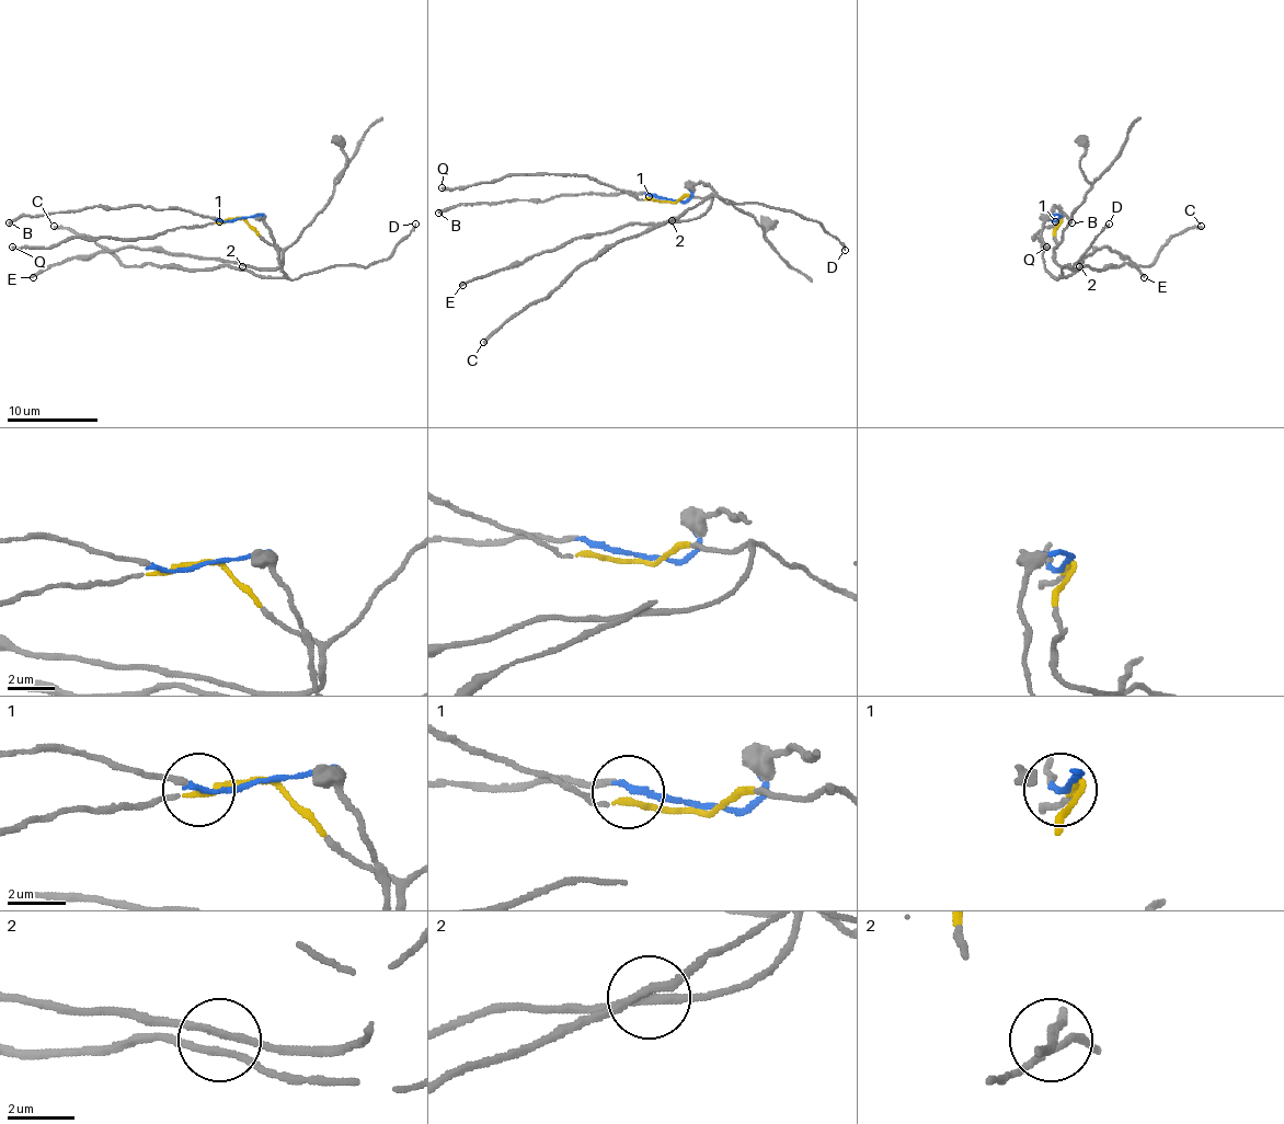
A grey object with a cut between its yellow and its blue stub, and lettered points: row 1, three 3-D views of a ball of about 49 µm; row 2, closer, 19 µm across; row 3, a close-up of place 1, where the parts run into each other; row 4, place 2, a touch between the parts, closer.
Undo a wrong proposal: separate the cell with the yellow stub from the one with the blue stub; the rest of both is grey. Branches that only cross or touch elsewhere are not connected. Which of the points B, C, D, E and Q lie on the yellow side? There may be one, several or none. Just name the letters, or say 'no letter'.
E, Q

